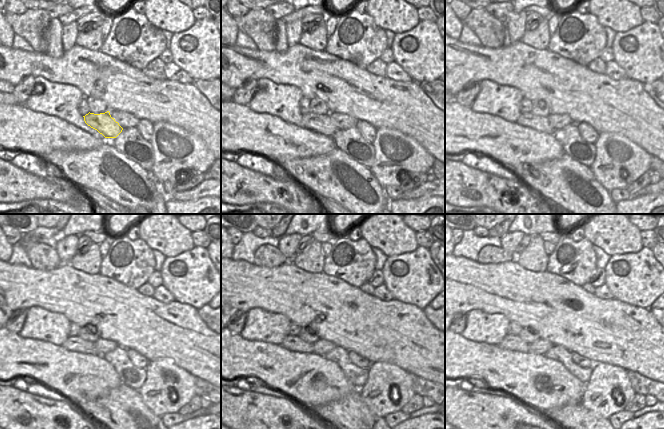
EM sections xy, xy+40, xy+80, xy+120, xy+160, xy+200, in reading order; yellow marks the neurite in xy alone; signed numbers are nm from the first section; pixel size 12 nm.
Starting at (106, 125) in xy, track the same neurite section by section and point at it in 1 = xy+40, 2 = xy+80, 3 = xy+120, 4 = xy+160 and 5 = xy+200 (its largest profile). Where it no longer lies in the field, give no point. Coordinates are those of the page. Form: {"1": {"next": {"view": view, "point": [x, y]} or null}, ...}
{"1": {"next": {"view": "xy+40", "point": [322, 124]}}, "2": {"next": {"view": "xy+80", "point": [536, 122]}}, "3": {"next": {"view": "xy+120", "point": [77, 344]}}, "4": {"next": {"view": "xy+160", "point": [294, 343]}}, "5": {"next": {"view": "xy+200", "point": [510, 342]}}}

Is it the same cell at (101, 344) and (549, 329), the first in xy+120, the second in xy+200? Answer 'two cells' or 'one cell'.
two cells

